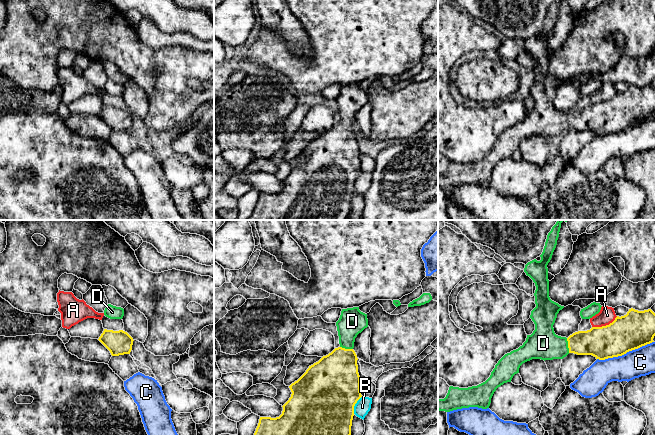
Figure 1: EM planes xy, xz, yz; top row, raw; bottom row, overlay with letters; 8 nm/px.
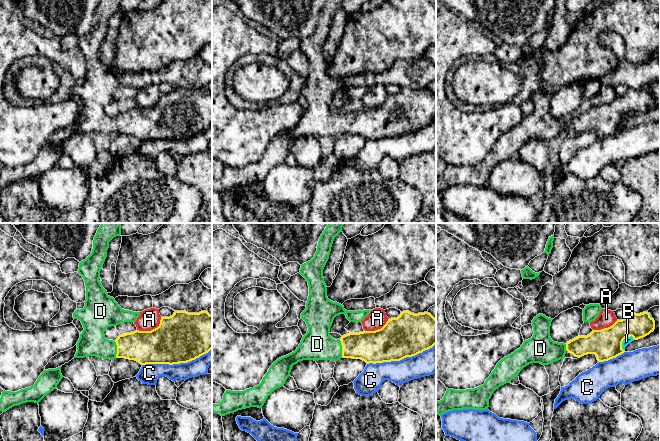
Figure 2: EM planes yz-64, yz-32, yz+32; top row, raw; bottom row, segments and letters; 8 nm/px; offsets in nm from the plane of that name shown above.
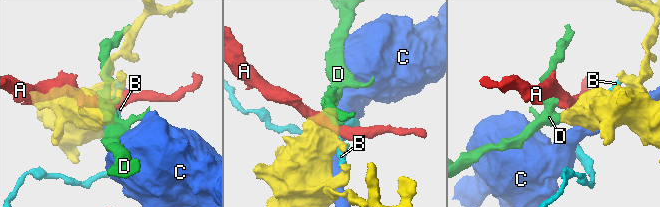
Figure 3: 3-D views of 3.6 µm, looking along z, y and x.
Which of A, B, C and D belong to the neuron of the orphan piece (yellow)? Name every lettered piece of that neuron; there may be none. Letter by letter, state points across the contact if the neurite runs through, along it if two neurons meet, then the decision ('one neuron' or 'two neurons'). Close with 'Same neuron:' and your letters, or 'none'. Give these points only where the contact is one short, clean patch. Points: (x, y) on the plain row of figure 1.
A: two neurons
B: two neurons
C: two neurons
D: across yz (599, 118), (568, 121), (545, 121), (543, 119) | one neuron
Same neuron: D

